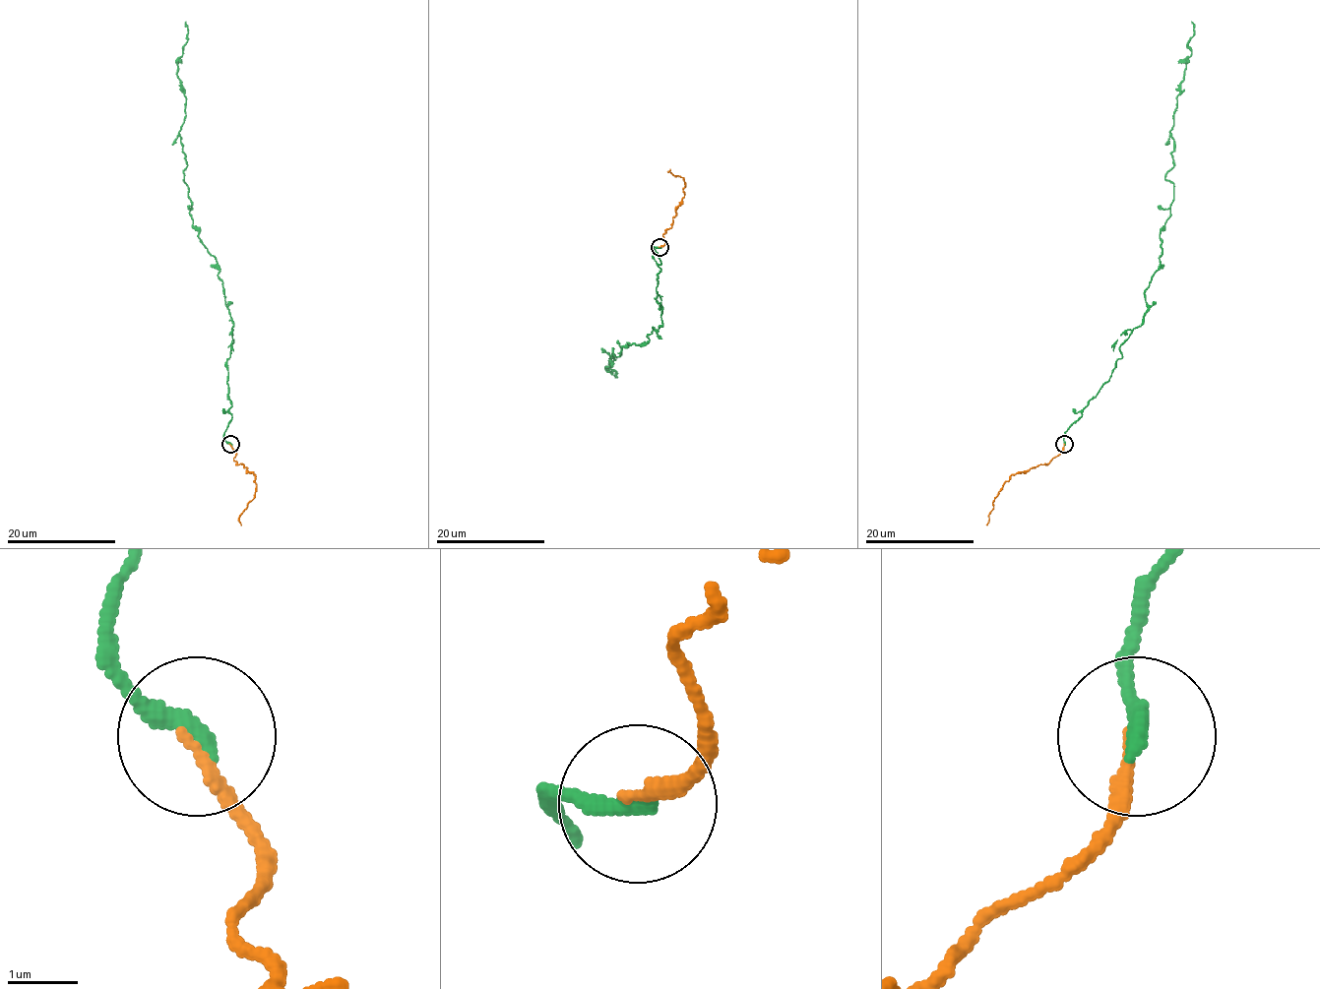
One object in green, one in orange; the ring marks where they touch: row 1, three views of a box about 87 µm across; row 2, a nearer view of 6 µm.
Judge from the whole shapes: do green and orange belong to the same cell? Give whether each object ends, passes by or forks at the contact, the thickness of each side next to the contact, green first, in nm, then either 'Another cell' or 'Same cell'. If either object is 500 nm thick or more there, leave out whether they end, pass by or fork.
At the ring green ends. At the ring orange ends. Thickness 280 nm (green) against 160 nm. Same cell

